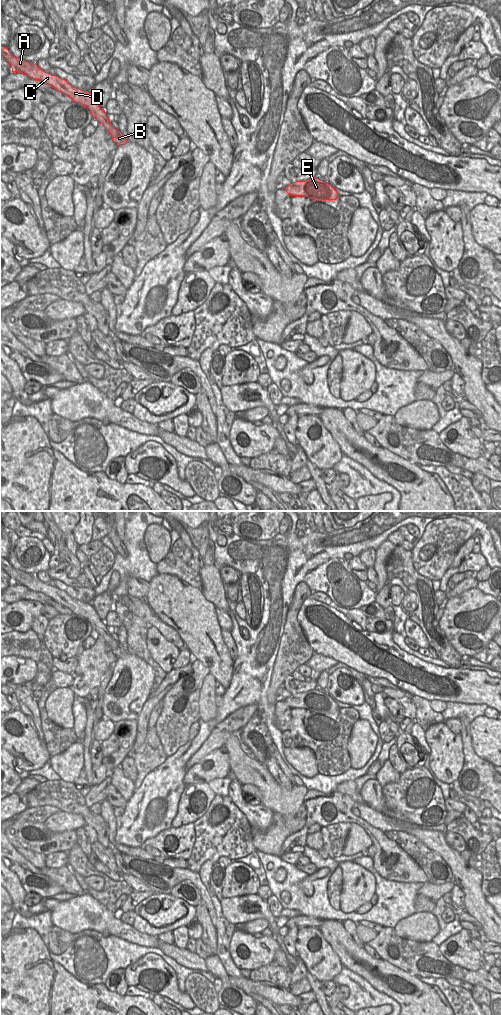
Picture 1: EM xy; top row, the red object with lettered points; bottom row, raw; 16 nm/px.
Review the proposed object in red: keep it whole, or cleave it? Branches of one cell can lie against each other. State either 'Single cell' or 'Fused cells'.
Single cell

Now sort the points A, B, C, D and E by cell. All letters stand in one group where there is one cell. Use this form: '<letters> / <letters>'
A B C D E

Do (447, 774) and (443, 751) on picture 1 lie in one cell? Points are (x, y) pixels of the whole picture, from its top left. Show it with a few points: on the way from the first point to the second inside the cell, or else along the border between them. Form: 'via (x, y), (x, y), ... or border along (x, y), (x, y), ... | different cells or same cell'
via (445, 768), (445, 757) | same cell

